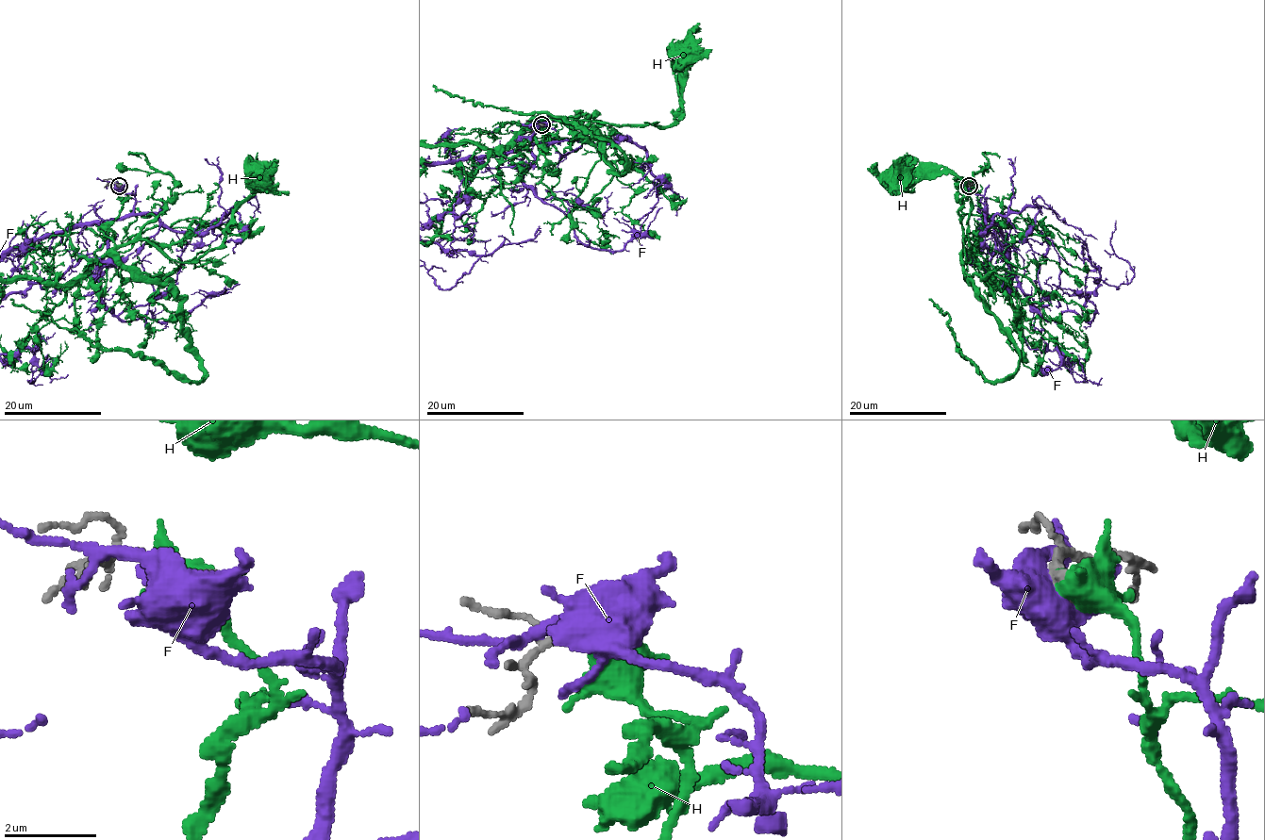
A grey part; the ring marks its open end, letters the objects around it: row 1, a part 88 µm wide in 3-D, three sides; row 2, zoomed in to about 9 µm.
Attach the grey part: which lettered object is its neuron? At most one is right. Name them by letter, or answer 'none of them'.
H

